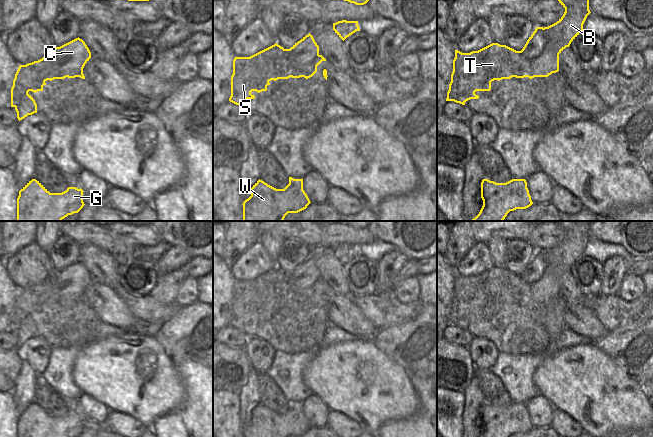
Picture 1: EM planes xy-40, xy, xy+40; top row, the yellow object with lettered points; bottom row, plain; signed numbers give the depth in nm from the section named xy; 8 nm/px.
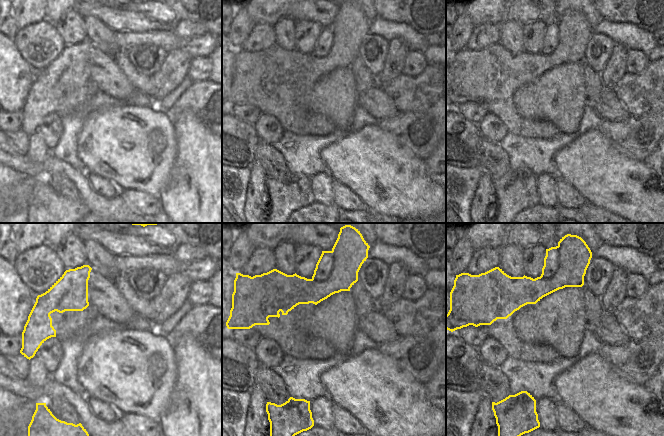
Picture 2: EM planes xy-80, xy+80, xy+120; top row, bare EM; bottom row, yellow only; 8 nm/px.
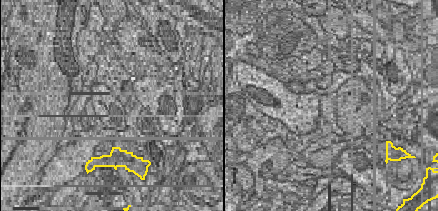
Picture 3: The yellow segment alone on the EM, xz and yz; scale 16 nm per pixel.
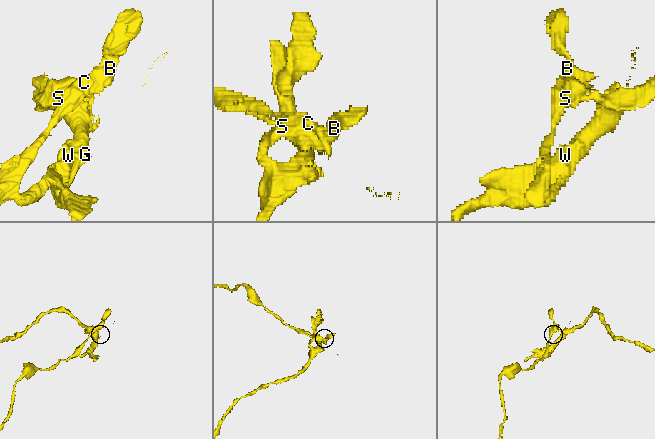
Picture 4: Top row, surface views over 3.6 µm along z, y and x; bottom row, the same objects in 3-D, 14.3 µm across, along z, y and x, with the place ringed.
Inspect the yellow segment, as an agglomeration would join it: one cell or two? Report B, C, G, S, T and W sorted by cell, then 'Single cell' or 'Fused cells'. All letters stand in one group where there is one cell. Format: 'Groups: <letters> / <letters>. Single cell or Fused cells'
Groups: B G S T W / C. Fused cells.

